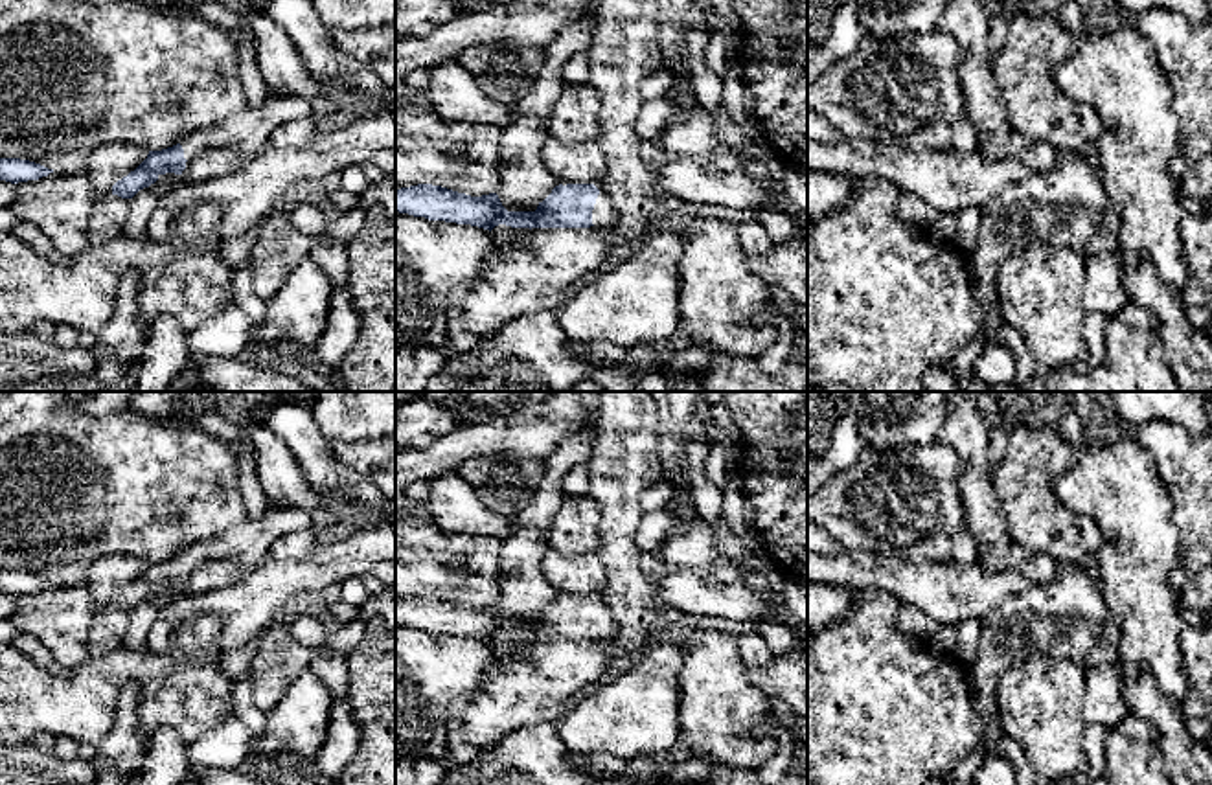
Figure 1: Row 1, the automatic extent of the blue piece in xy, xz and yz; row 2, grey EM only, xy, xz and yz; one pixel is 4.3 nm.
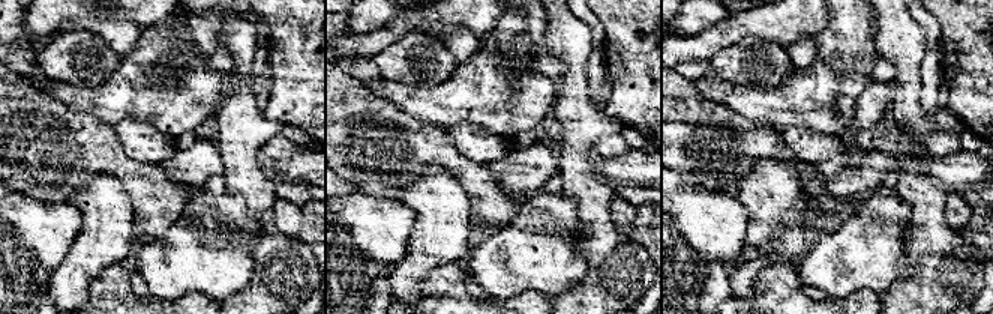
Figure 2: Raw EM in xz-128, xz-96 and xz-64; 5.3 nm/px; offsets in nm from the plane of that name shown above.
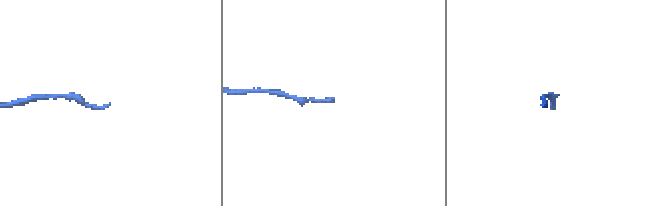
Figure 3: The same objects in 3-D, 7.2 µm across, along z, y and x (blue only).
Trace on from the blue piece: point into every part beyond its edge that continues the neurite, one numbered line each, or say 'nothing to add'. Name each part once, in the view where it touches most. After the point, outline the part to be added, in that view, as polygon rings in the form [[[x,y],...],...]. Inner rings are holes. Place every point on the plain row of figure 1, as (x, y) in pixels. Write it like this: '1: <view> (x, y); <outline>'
1: xz (604, 627); [[[600,603],[592,621],[592,636],[612,642],[614,634],[616,623],[607,616],[605,607]]]

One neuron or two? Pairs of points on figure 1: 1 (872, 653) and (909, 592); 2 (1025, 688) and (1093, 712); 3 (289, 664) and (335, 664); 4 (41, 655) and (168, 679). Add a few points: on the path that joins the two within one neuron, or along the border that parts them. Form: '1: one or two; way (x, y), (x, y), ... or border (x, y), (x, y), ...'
1: two; border (859, 591), (885, 589), (902, 605)
2: two; border (1084, 670), (1082, 717), (1087, 723)
3: two; border (313, 651), (309, 668)
4: two; border (19, 649), (37, 664)

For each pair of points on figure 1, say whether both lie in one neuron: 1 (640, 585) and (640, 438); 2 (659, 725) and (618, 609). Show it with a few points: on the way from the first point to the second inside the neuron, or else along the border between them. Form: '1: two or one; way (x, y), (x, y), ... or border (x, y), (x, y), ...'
1: one; way (620, 548), (620, 484), (624, 475)
2: two; border (651, 638), (635, 659), (620, 664)

